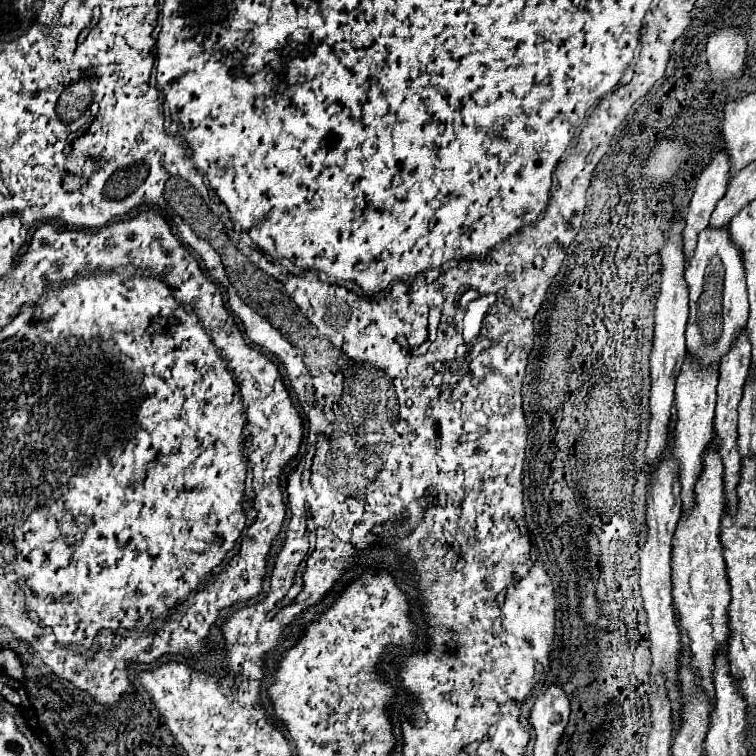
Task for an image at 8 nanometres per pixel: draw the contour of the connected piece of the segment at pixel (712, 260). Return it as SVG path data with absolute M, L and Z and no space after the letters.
M705 228L699 232L699 244L685 268L685 280L689 284L691 306L687 350L705 366L719 364L719 358L729 350L737 332L745 328L749 316L743 254L733 244L727 228Z

